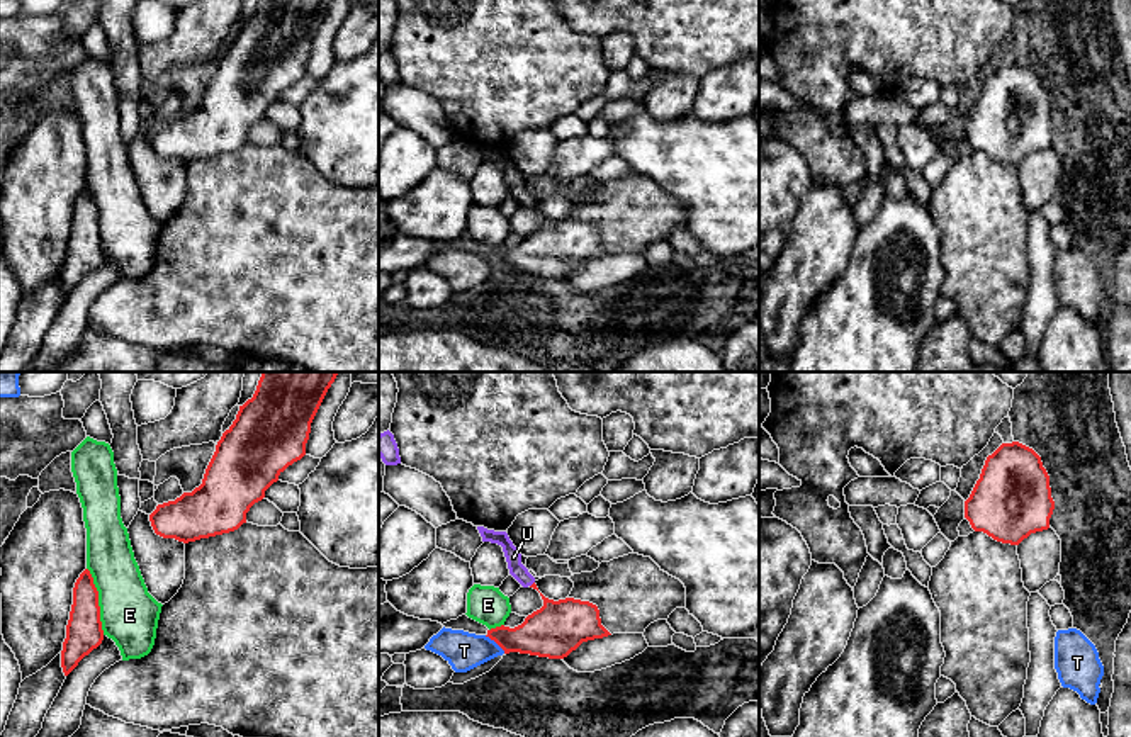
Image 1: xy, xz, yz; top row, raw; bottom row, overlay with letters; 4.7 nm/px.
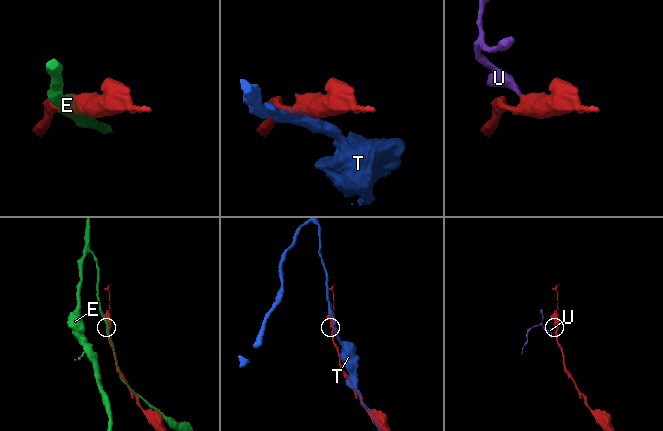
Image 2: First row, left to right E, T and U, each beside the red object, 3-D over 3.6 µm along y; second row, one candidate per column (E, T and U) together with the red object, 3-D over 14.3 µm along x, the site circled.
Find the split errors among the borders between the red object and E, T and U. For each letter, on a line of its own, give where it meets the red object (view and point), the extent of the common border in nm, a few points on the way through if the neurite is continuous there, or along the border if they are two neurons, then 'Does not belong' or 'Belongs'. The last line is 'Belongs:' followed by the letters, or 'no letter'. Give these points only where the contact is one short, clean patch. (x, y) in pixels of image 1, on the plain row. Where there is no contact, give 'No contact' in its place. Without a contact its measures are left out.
E: Touches red at xy (97, 221). Shared border 340 nm. Does not belong
T: Touches red at xz (495, 260). Shared border 130 nm. Boundary: xz (484, 255), (505, 272). Does not belong
U: Touches red at xz (532, 204). Shared border 40 nm. Path across: xz (559, 247), (551, 226), (532, 204), (517, 189), (513, 177). Belongs
Belongs: U

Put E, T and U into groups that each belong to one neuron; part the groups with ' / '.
E / T / U

